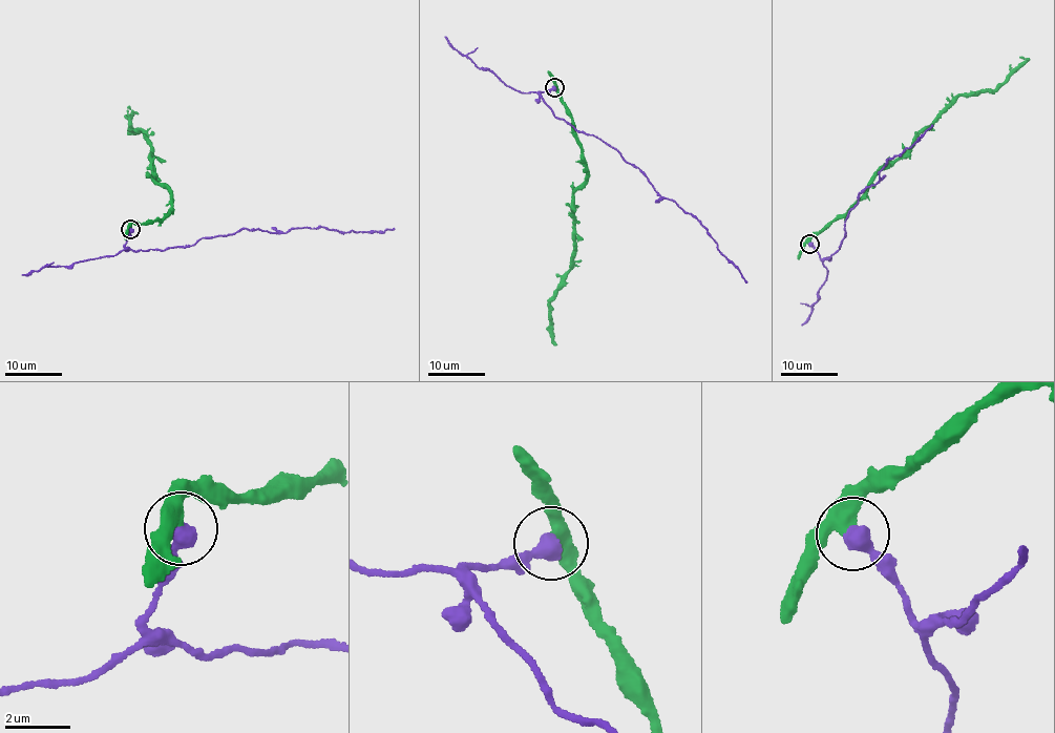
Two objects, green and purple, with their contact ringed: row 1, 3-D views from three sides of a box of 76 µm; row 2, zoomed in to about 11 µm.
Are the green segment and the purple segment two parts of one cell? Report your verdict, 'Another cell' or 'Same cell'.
Another cell

